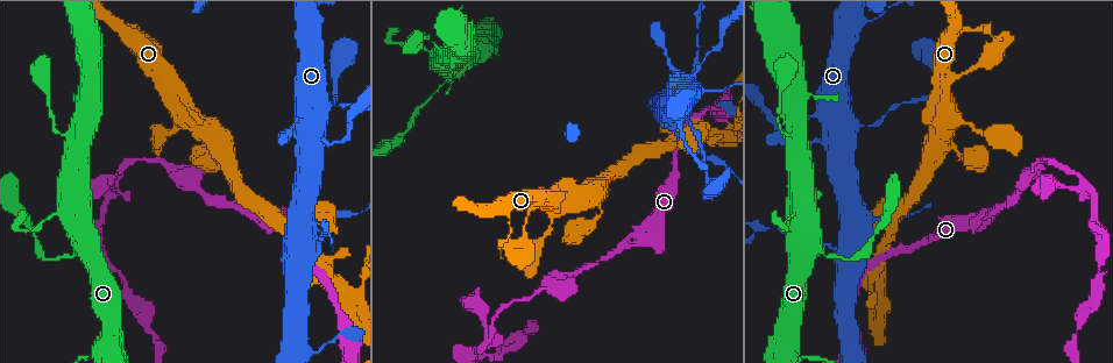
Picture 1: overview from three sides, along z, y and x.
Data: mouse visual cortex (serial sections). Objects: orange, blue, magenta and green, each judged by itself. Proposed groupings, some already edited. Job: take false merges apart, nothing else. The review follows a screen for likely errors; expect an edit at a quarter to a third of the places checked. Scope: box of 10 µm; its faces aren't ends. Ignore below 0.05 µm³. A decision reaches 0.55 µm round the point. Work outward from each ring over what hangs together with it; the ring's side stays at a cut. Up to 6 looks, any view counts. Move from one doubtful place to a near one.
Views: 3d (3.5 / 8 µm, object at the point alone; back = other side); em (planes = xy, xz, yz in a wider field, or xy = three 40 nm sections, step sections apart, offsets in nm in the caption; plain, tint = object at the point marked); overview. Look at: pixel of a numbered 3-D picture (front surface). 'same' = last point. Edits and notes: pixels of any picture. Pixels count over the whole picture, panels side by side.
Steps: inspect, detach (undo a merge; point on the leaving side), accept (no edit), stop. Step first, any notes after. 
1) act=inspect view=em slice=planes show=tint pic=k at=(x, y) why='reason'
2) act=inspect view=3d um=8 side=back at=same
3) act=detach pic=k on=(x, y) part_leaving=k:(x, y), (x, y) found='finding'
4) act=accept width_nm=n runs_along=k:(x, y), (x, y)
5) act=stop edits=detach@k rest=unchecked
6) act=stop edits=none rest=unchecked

act=inspect view=3d um=3.5 pic=1 at=(866, 20) why='sudden change in width'

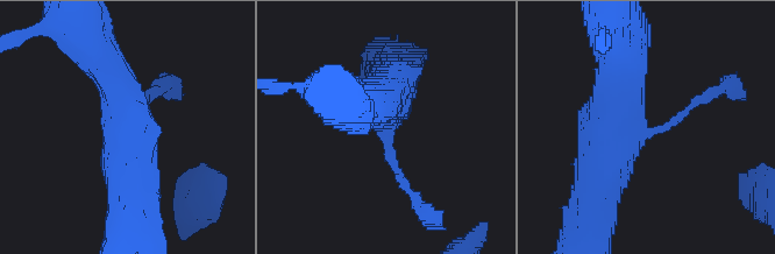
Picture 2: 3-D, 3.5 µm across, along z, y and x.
act=inspect view=em slice=xy step=1 show=tint pic=2 at=(388, 127)

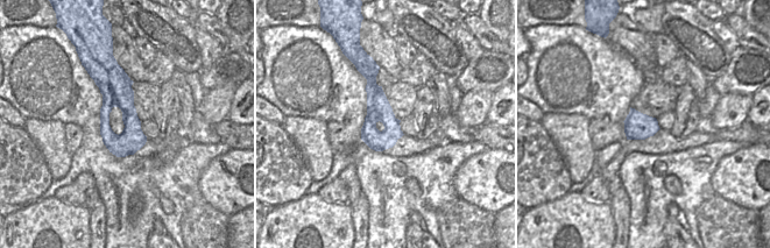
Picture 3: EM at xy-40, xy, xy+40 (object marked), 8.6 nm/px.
act=inspect view=em slice=xy step=2 show=tint at=same why='cut it another way'

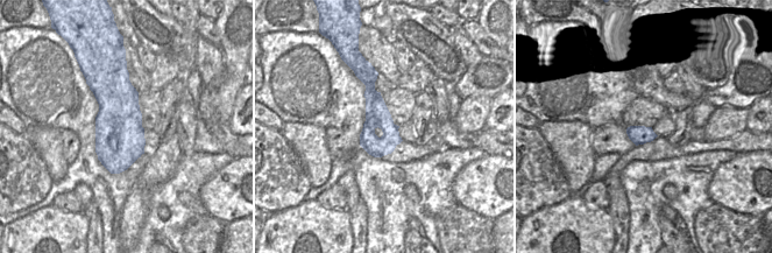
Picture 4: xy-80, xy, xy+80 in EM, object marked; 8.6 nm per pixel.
act=accept found='one cell here'

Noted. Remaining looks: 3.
act=inspect view=3d um=3.5 side=back pic=1 at=(818, 138) why='calibre changes'

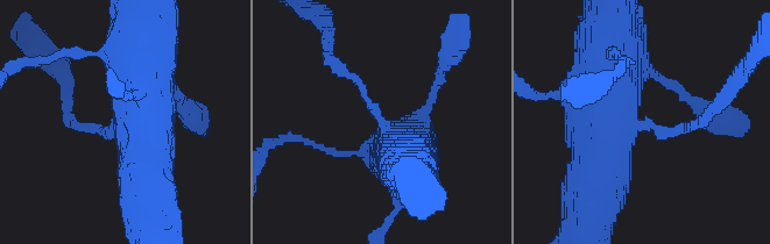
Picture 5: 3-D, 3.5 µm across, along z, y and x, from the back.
act=inspect view=em slice=xy step=1 show=tint pic=5 at=(648, 123) why='shape alone is not enough'

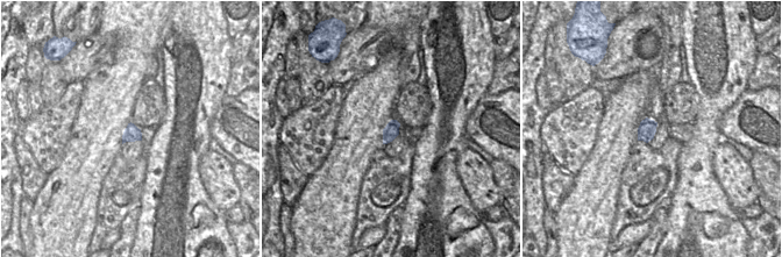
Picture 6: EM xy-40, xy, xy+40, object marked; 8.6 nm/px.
act=accept runs_along=5:(405, 159), (362, 85), (330, 62) found='all the same cell'

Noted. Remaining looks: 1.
act=stop edits=none rest=unchecked

